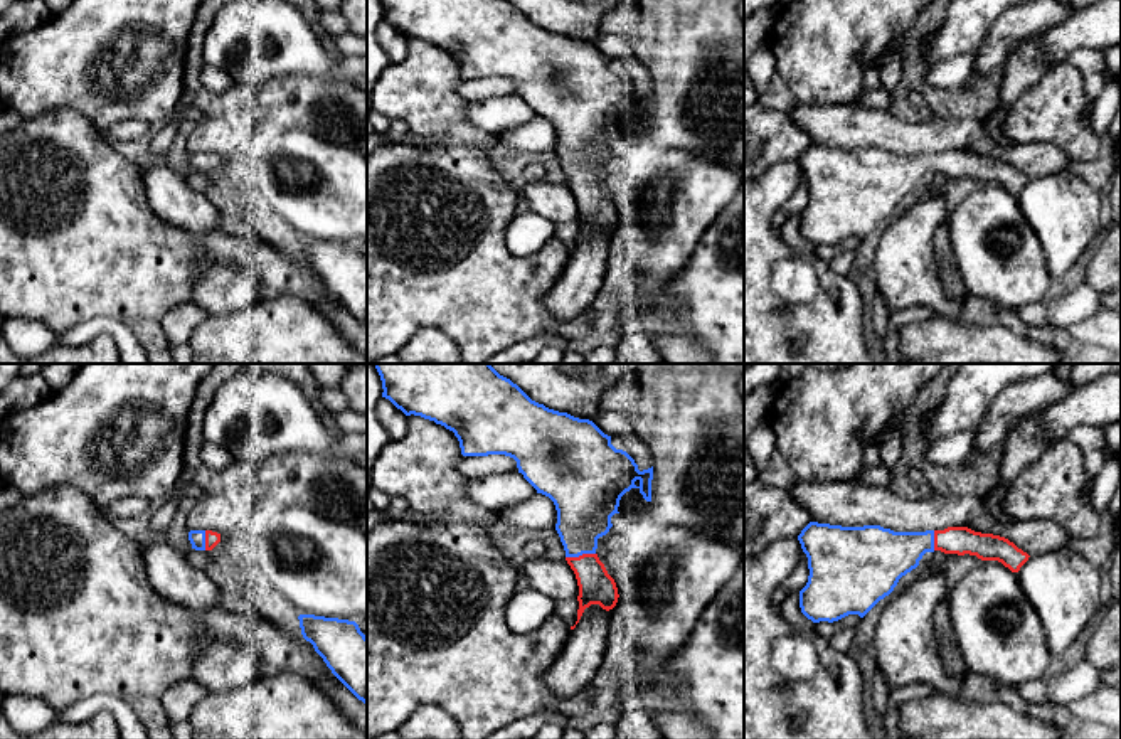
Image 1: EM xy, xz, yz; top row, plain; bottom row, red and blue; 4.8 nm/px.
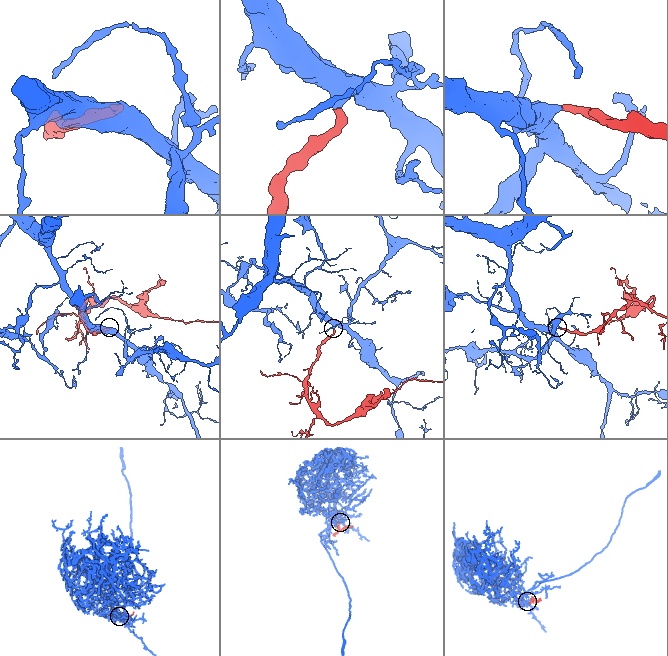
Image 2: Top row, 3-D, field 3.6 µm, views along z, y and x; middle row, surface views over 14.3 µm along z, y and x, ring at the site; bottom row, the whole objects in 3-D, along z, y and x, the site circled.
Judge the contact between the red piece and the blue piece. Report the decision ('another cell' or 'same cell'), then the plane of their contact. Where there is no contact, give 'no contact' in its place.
same cell; meets red in xz

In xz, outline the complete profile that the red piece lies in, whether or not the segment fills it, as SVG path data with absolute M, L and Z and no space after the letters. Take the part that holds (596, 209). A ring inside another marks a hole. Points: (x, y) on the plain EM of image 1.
M380 0L380 3L382 20L389 22L406 39L421 39L453 54L463 79L510 79L517 84L518 96L523 98L537 116L554 125L557 133L555 153L579 209L576 247L591 227L599 227L606 234L616 229L619 221L618 210L596 177L598 162L613 150L611 140L619 136L619 123L626 114L638 111L643 121L651 125L653 89L640 94L635 82L626 74L616 72L611 67L611 59L604 57L592 44L579 42L532 24L507 0Z

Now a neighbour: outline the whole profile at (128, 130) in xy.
M126 120L113 125L106 136L114 141L131 141L143 138L150 130L150 123L143 120Z

